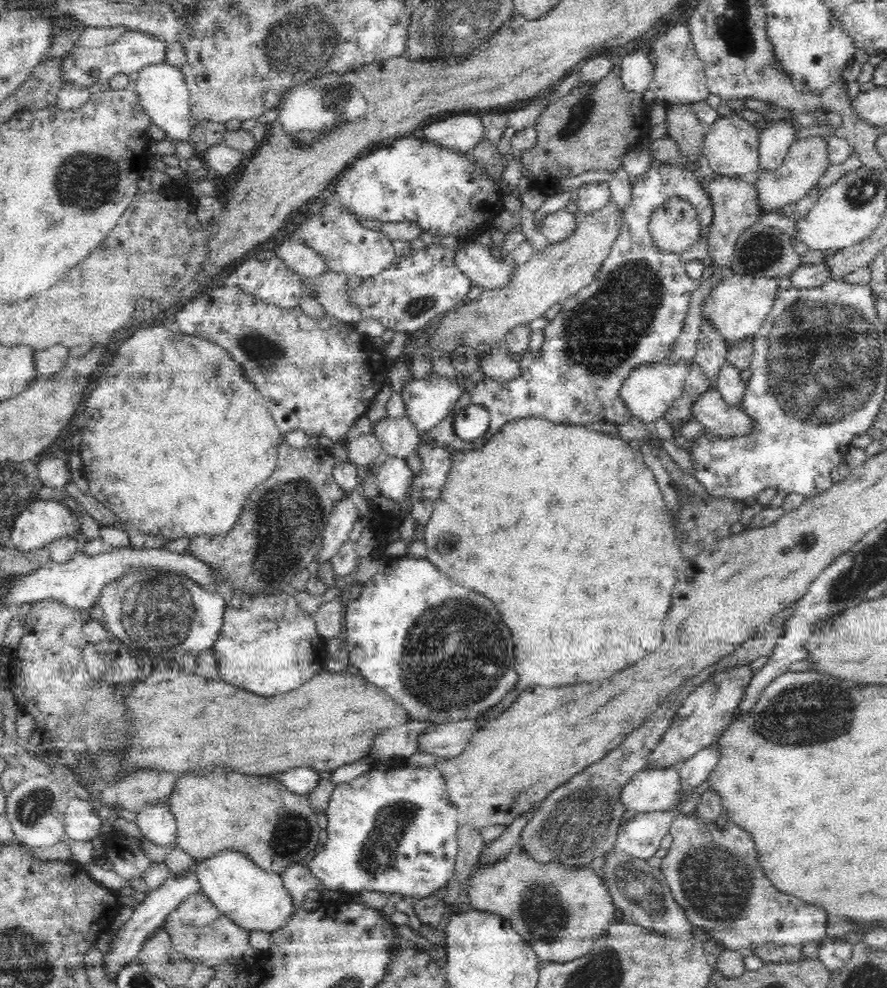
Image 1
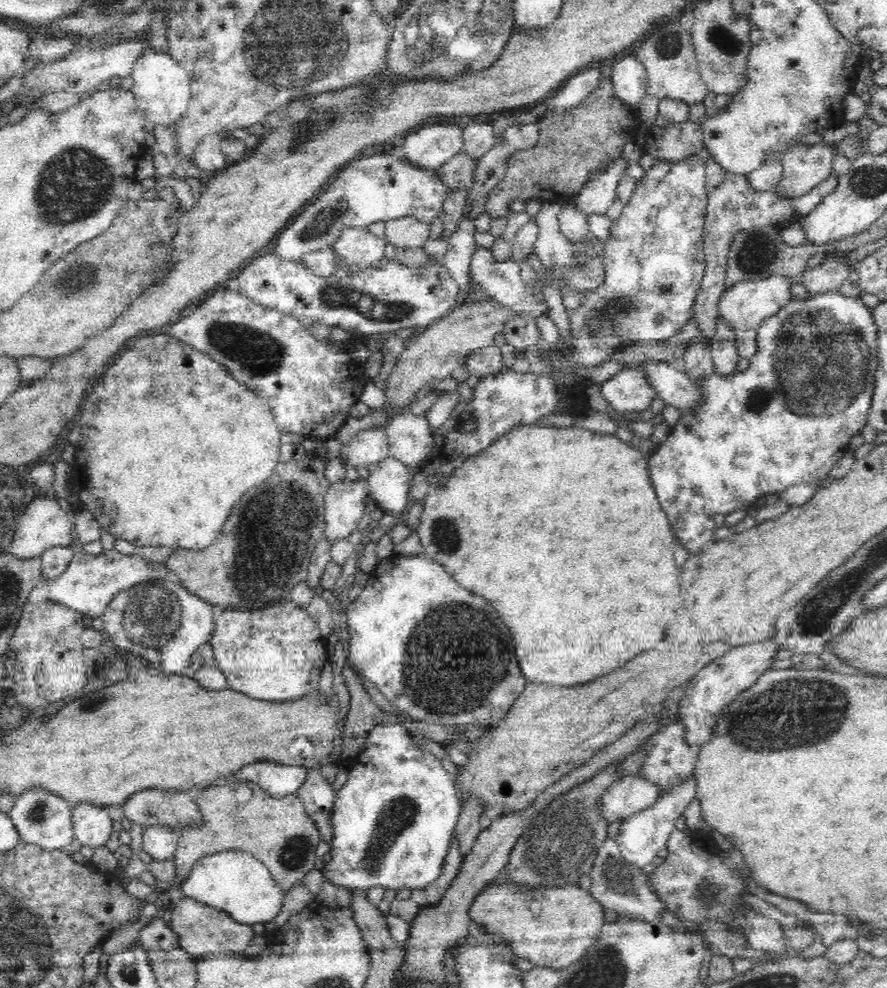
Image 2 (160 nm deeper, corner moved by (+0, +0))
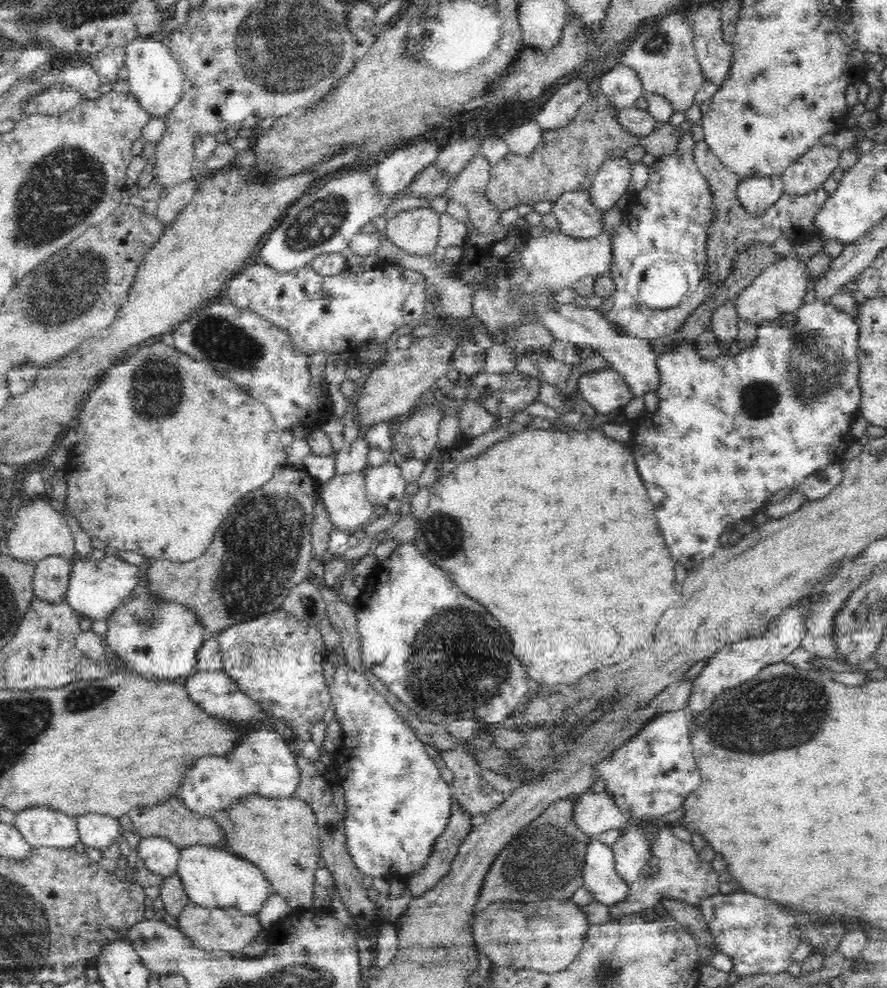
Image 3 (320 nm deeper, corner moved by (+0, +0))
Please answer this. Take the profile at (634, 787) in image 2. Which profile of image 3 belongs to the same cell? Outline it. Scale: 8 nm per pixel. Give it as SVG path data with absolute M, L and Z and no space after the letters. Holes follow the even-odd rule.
M589 792L578 796L574 819L586 835L595 837L610 829L627 826L632 811L621 808L612 792Z

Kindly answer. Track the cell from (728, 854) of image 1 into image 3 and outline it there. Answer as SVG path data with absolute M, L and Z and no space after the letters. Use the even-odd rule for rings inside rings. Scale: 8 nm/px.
M671 826L660 828L656 842L652 846L652 855L658 857L658 874L648 878L640 876L630 883L630 898L622 904L610 906L610 919L620 919L624 916L641 916L642 910L653 908L662 904L662 900L681 900L690 906L698 907L710 896L720 894L720 884L722 880L718 878L716 870L712 868L710 862L702 862L698 852L690 842L684 842L674 836L670 831Z

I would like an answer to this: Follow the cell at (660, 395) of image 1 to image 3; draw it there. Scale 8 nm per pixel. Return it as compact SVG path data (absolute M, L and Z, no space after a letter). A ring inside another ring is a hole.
M612 368L582 375L578 393L602 415L622 413L635 396L624 377Z

